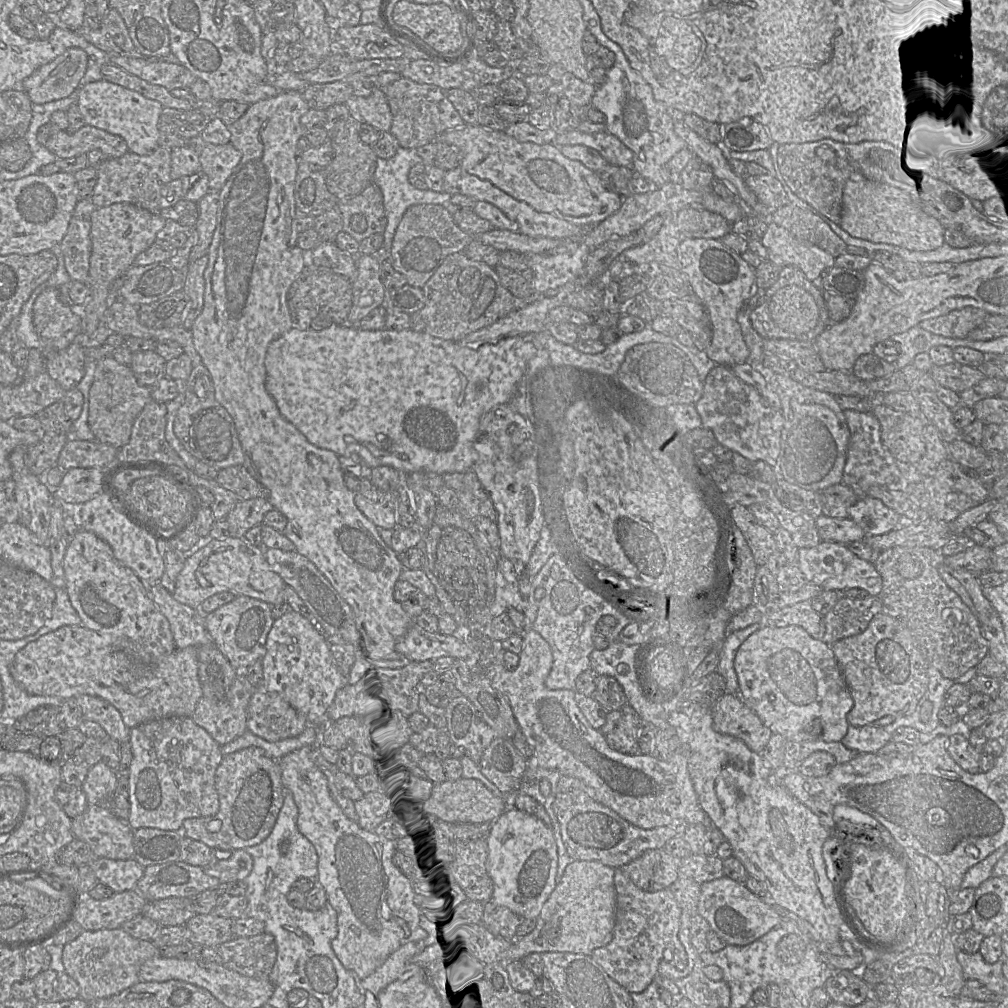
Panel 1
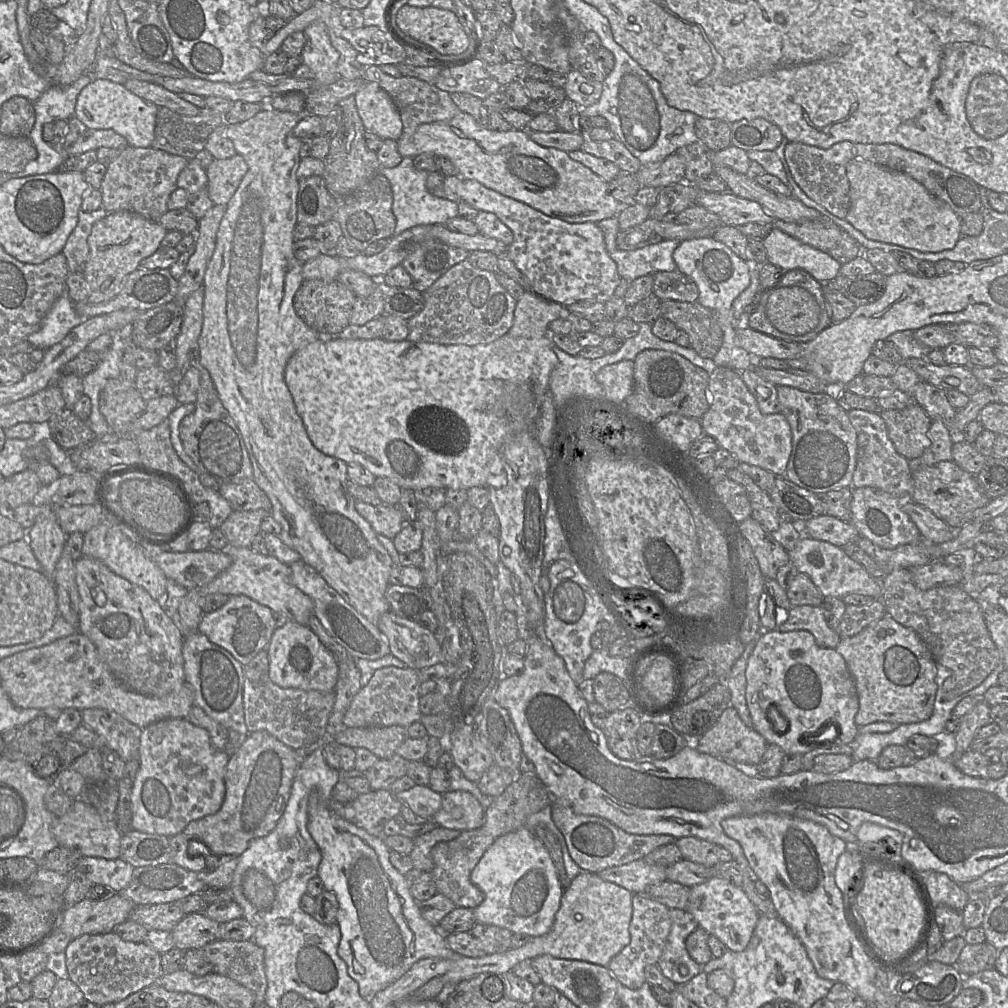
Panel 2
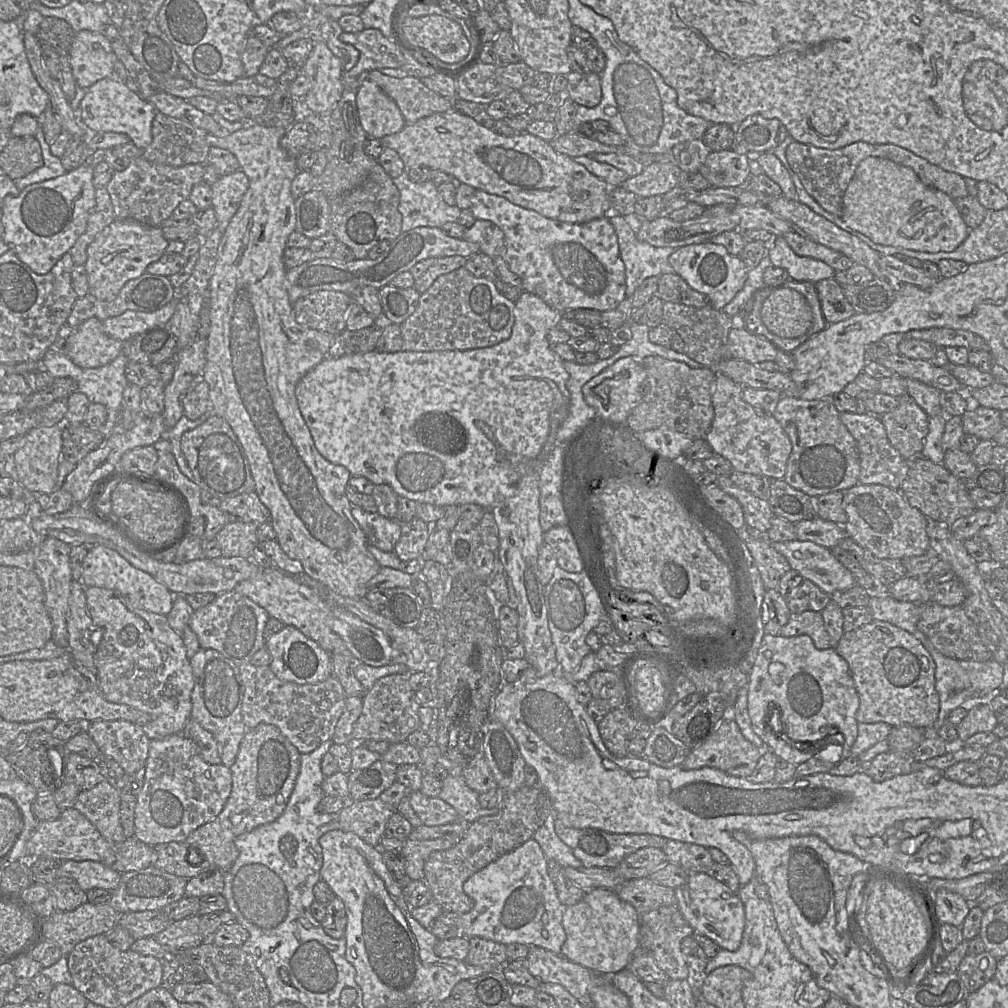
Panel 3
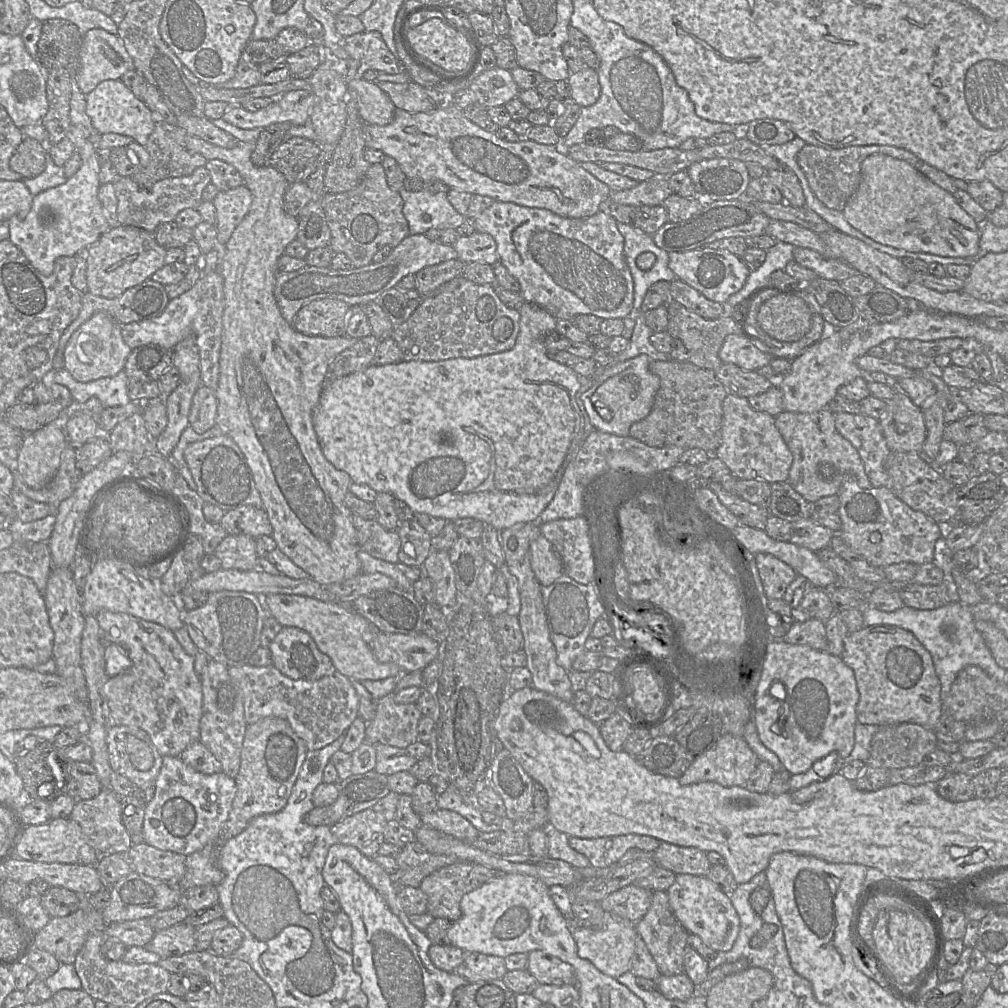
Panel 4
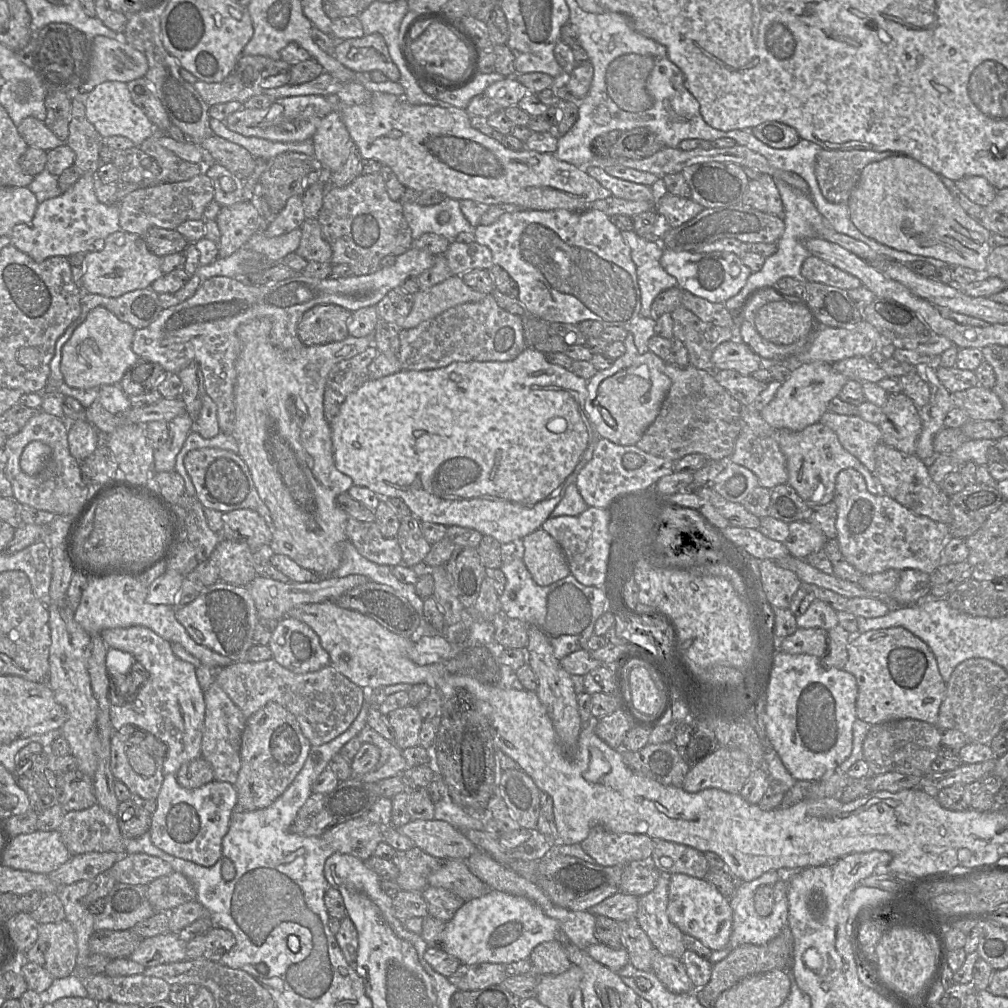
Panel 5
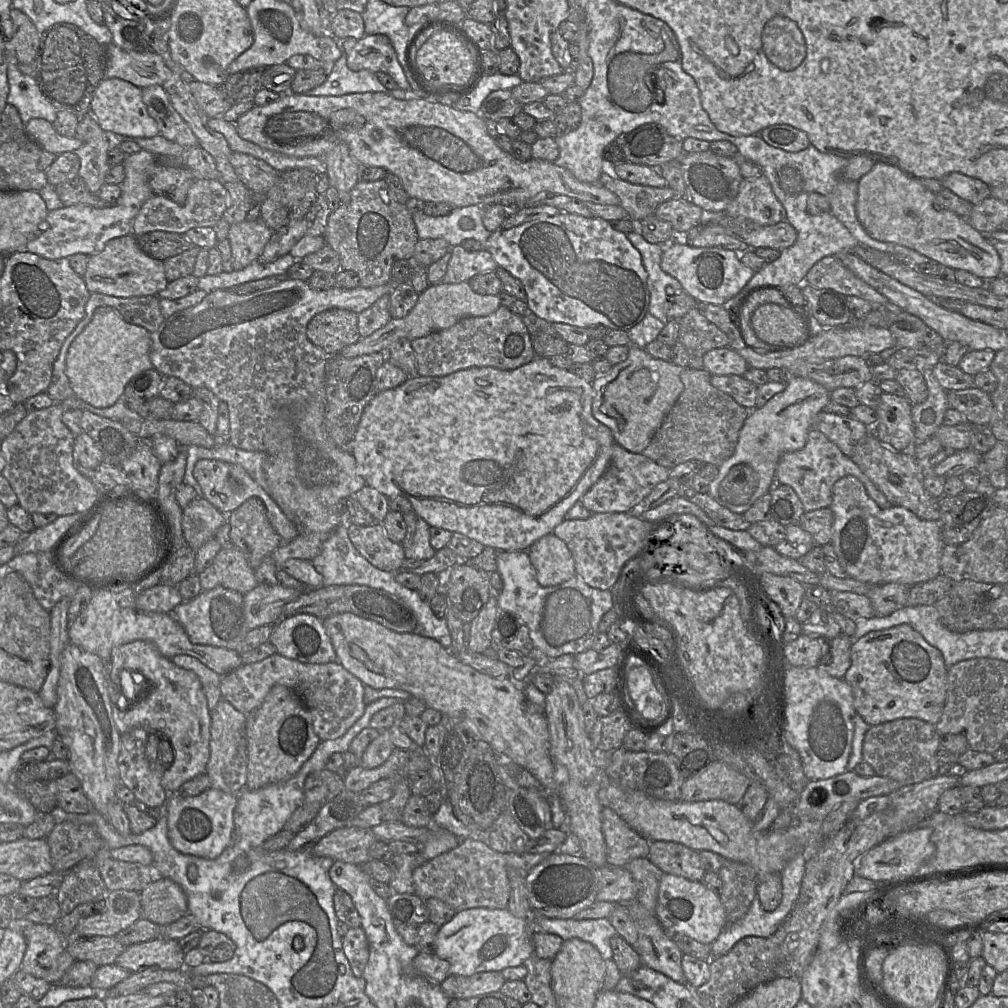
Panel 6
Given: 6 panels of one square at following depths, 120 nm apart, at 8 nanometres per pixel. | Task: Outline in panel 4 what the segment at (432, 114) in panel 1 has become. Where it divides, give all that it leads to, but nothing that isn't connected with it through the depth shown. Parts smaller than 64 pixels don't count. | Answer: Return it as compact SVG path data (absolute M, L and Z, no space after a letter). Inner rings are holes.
M379 81L377 84L389 96L397 109L418 113L429 112L437 107L429 95L429 90L413 81L399 84Z

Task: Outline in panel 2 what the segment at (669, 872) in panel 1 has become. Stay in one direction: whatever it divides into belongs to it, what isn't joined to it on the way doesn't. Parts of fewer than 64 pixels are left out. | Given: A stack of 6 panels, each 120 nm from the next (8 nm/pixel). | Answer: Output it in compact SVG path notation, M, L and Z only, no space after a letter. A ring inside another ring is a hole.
M638 859L633 862L604 869L597 874L603 880L628 889L633 894L644 894L648 887L666 878L666 867Z

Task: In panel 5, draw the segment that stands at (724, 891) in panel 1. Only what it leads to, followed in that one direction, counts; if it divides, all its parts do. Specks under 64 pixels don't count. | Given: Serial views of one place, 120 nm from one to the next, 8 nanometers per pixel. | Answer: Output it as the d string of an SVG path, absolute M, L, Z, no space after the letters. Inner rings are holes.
M671 874L668 886L667 914L670 921L683 934L700 940L712 951L725 948L732 932L733 912L729 899L704 878L698 879L686 874Z

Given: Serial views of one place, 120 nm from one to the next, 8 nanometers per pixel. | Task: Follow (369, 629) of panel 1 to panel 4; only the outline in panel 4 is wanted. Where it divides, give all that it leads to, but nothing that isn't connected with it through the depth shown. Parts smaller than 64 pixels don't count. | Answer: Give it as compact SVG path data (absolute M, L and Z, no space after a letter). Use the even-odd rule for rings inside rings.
M190 135L185 139L185 148L190 153L200 154L207 161L221 160L232 165L239 172L242 184L252 195L249 212L224 246L224 256L219 263L219 273L224 281L224 312L219 381L215 390L216 424L242 451L272 525L272 537L279 550L317 583L330 585L362 573L358 558L361 549L352 521L352 511L345 504L352 478L325 458L313 426L313 413L326 384L329 364L338 354L352 347L358 339L347 335L308 336L297 331L282 316L274 296L277 264L286 247L297 238L298 218L288 215L284 210L284 196L290 185L284 175L270 165L257 167L252 163L251 155L255 144L239 141L235 147L227 149Z

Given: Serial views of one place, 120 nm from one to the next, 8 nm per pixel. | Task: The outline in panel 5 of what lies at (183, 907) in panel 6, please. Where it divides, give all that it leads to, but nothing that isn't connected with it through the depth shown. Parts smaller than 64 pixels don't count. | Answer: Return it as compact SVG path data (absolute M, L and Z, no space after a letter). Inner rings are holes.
M179 872L160 877L147 885L146 895L153 910L169 913L176 907L196 900L190 881Z

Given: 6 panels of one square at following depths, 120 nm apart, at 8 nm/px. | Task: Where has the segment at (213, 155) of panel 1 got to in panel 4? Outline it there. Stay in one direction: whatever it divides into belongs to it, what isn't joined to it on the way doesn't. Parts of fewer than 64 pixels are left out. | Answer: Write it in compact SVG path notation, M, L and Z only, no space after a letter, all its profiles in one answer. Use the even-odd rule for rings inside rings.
M244 185L219 191L213 200L216 210L217 246L225 246L235 228L249 212L252 195Z

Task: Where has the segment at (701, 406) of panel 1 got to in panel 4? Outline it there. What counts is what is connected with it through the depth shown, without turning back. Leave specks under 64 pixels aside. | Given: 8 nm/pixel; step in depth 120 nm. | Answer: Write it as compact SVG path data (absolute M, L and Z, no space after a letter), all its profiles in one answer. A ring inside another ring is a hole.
M727 394L723 401L722 440L713 453L738 479L761 479L770 484L788 480L793 455L775 424L775 417L753 409L748 399Z

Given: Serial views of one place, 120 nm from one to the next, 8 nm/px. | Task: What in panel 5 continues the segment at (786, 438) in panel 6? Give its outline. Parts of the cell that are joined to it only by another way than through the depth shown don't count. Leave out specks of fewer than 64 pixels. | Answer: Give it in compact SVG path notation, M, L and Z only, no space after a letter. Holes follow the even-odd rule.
M829 363L793 365L790 377L781 384L773 399L760 411L760 415L774 429L800 431L820 421L827 411L828 403L838 395L847 381L848 378L835 371Z

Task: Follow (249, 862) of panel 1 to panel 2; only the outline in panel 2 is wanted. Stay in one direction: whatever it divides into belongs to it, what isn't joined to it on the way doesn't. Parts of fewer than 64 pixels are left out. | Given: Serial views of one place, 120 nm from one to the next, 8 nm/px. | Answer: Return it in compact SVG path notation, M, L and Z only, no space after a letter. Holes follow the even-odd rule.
M208 854L206 867L197 873L206 888L222 889L230 887L238 857L232 855Z

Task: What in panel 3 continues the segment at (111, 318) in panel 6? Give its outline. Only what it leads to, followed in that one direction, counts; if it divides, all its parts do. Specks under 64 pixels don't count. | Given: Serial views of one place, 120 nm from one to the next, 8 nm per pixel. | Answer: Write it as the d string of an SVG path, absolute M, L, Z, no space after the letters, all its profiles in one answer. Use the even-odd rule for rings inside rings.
M95 317L75 328L66 324L60 345L75 365L85 369L107 365L123 350L123 342L105 334L102 321Z

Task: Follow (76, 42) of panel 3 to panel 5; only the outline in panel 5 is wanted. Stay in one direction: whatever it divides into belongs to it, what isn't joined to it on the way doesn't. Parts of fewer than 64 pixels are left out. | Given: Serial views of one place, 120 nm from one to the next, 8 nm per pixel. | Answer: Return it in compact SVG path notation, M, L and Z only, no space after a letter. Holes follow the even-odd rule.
M96 36L92 40L88 79L81 87L81 93L89 93L106 81L131 82L145 77L147 70L146 57L121 37Z

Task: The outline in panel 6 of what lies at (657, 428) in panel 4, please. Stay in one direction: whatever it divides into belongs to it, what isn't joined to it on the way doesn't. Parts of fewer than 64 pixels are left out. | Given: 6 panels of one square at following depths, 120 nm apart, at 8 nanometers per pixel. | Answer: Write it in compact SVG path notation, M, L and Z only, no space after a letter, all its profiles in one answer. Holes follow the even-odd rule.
M686 367L682 370L683 391L643 450L645 457L671 469L690 460L719 466L733 455L749 411L730 395L714 387L711 376L705 369Z

